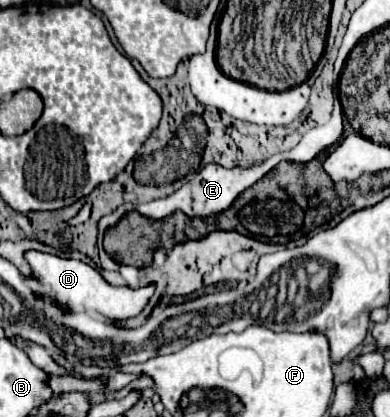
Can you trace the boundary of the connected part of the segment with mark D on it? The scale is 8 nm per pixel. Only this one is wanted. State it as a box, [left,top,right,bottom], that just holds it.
[24,249,154,319]

